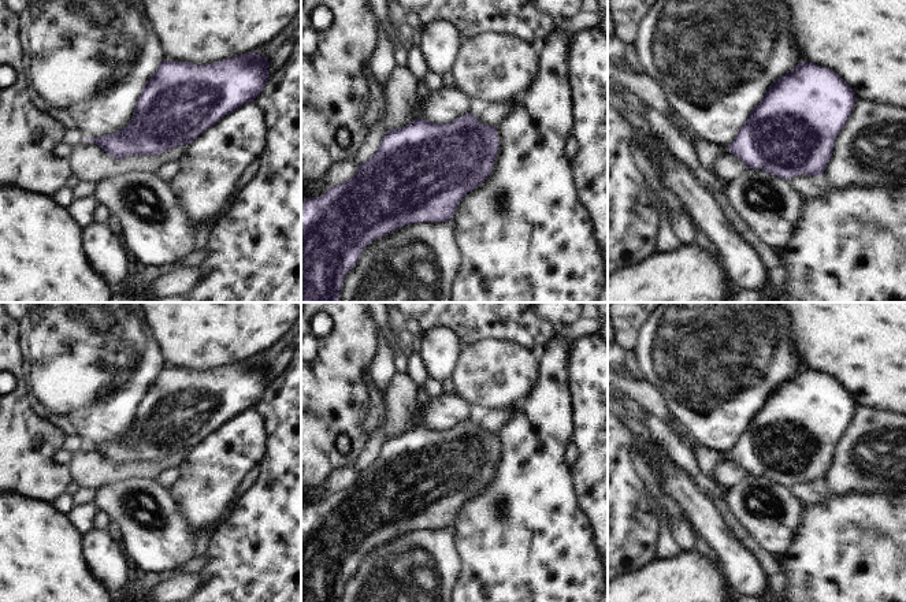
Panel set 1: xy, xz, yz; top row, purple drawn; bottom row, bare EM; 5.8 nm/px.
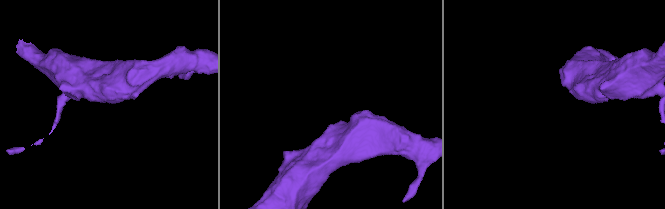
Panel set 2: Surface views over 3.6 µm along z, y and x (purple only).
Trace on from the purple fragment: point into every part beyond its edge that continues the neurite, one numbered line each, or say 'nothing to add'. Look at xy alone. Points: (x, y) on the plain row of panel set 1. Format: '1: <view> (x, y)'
nothing to add

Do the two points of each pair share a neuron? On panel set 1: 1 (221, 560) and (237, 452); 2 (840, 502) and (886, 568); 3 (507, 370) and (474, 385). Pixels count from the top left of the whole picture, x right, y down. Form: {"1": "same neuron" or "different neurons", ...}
{"1": "different neurons", "2": "same neuron", "3": "same neuron"}

